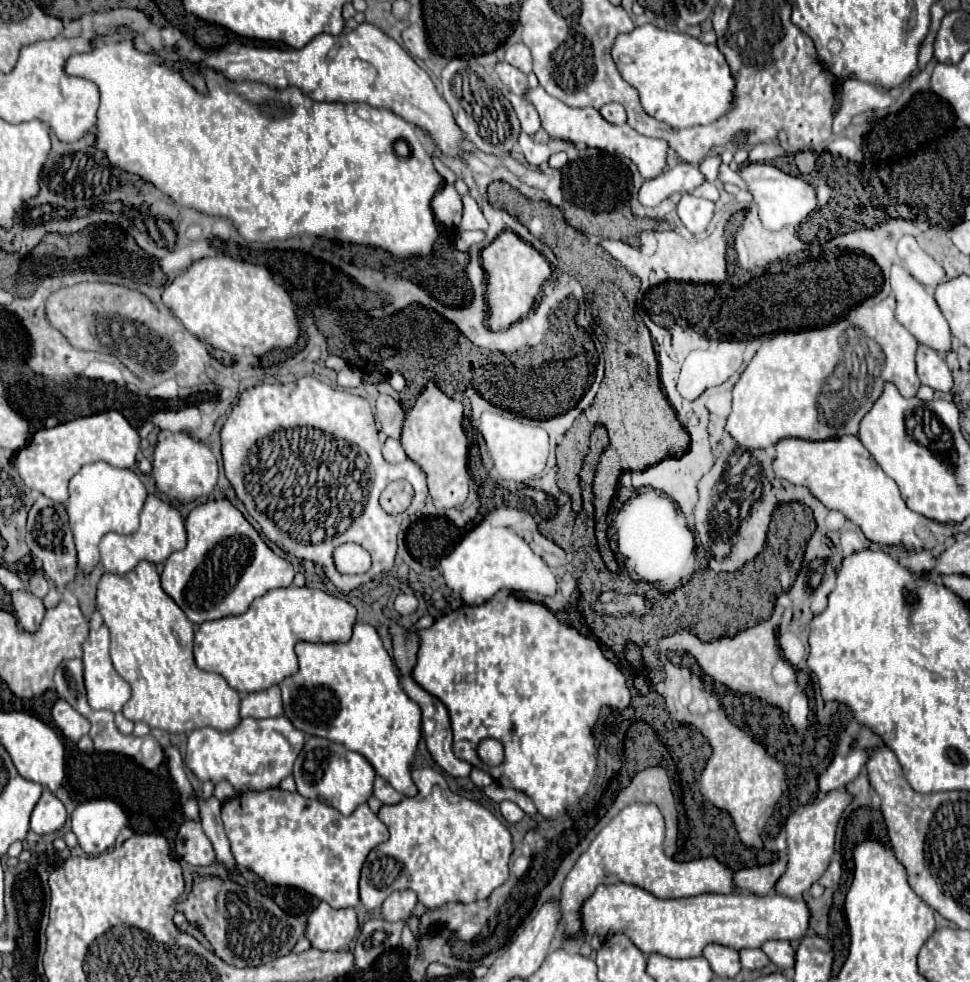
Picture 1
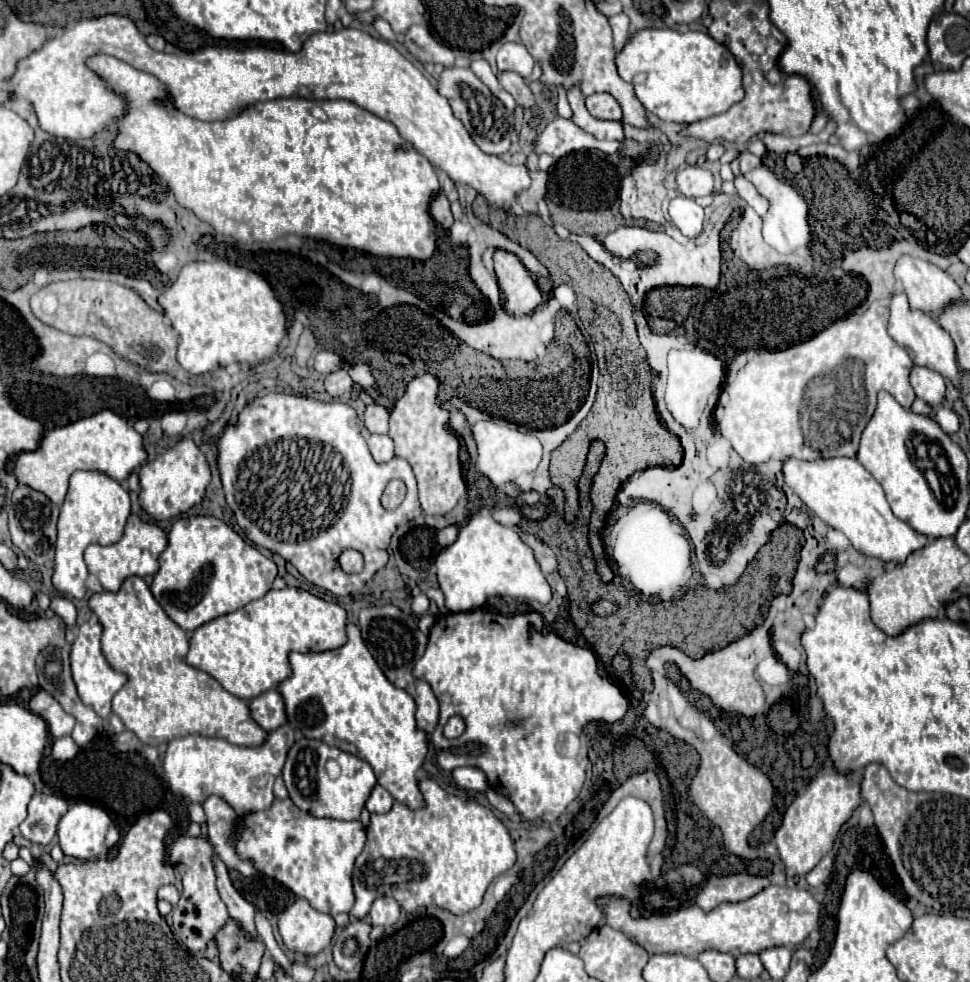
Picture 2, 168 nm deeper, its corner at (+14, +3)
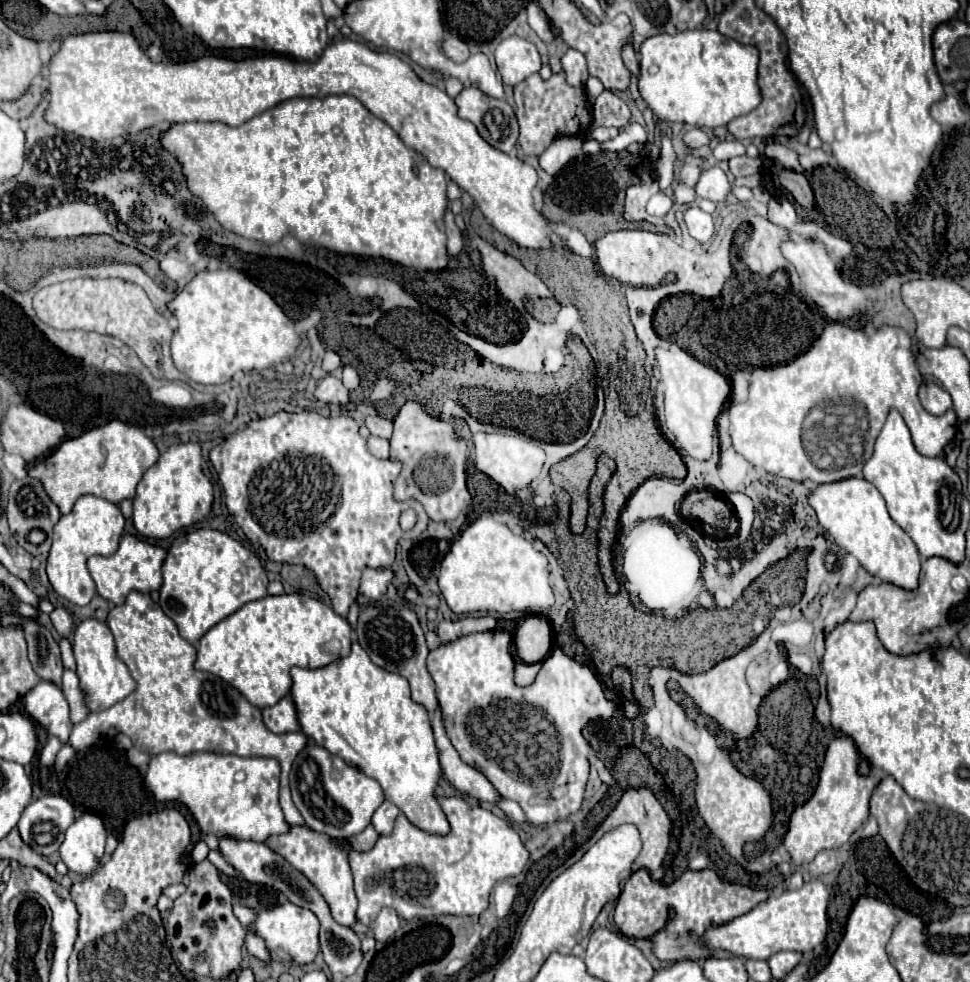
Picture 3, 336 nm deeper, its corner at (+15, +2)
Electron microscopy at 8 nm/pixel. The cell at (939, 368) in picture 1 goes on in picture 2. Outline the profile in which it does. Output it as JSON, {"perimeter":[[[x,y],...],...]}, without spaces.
{"perimeter":[[[914,365],[912,373],[910,373],[910,383],[912,383],[918,399],[922,399],[928,405],[942,405],[944,395],[946,395],[946,383],[940,373]]]}

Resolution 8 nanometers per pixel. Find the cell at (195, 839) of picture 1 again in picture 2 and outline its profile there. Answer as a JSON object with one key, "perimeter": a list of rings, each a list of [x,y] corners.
{"perimeter":[[[182,835],[174,839],[170,847],[170,863],[182,875],[182,885],[184,885],[178,905],[176,909],[172,909],[172,931],[186,945],[190,953],[206,949],[206,945],[214,941],[218,929],[222,929],[222,925],[226,925],[230,917],[216,889],[216,873],[212,859],[214,859],[212,845],[202,837],[194,839],[190,835]]]}

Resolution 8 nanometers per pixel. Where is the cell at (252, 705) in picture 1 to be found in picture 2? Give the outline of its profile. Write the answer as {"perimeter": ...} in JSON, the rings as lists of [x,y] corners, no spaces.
{"perimeter":[[[276,689],[258,695],[258,697],[252,699],[248,705],[250,705],[252,719],[254,719],[260,727],[264,727],[266,731],[278,729],[278,727],[282,727],[282,725],[286,723],[284,701],[282,701],[282,695],[280,695]]]}

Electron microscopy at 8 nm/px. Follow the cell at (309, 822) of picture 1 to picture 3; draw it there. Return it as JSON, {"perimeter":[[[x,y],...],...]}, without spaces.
{"perimeter":[[[291,824],[285,834],[275,834],[265,840],[265,846],[269,846],[275,854],[279,854],[283,860],[287,860],[297,872],[301,872],[325,898],[325,902],[331,908],[333,918],[341,926],[351,926],[355,922],[355,908],[357,898],[353,890],[353,874],[349,866],[349,852],[351,844],[345,838],[331,838],[327,834],[321,834],[317,830],[311,830],[307,826]]]}

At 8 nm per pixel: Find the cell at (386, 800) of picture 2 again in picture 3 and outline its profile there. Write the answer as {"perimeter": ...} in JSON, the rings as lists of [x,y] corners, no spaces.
{"perimeter":[[[385,800],[385,802],[375,810],[371,822],[373,822],[373,826],[375,826],[375,830],[377,830],[379,834],[389,834],[389,832],[393,830],[393,822],[395,822],[397,814],[399,814],[399,808],[397,808],[395,804],[391,804],[389,800]]]}

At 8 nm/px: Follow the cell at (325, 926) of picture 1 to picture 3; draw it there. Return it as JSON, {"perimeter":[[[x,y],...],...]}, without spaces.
{"perimeter":[[[285,902],[283,906],[275,906],[269,910],[263,910],[257,914],[257,920],[249,926],[253,932],[257,932],[261,938],[265,938],[273,958],[287,960],[293,964],[311,964],[315,956],[319,954],[319,918],[309,910],[295,906],[291,902]]]}

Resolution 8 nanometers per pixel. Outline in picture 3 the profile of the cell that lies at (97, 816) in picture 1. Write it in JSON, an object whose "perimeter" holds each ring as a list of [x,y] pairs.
{"perimeter":[[[83,812],[67,828],[65,840],[59,848],[61,860],[77,874],[91,874],[103,856],[107,830],[99,816]]]}

